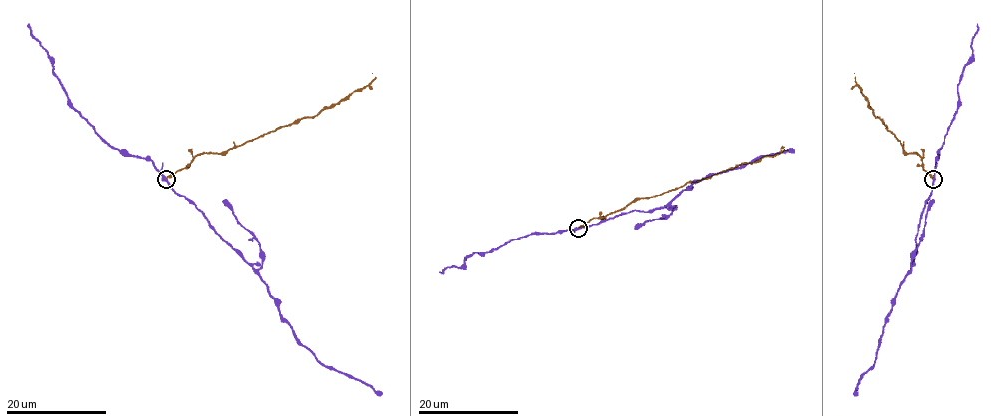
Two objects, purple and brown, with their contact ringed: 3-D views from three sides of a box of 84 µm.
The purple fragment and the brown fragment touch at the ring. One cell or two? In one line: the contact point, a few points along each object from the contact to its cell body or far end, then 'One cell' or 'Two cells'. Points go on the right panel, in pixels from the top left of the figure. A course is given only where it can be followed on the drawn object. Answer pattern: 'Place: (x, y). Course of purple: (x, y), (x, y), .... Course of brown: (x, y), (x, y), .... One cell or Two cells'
Place: (933, 179). Course of purple: (934, 178), (917, 230), (914, 265), (899, 286), (876, 358), (859, 380), (855, 393). Course of brown: (932, 178), (922, 168), (922, 159), (916, 153), (907, 153), (875, 116), (854, 73). Two cells

